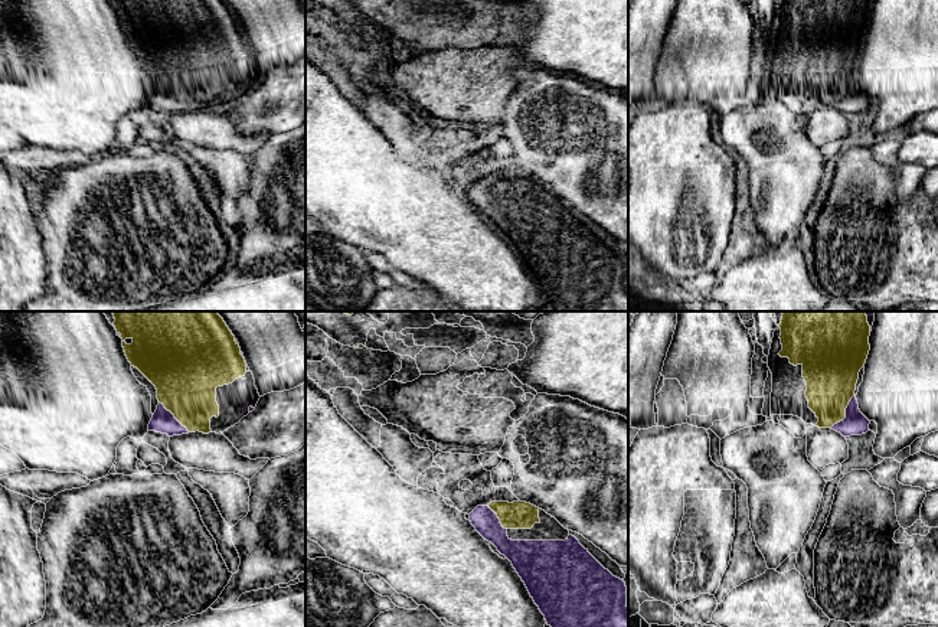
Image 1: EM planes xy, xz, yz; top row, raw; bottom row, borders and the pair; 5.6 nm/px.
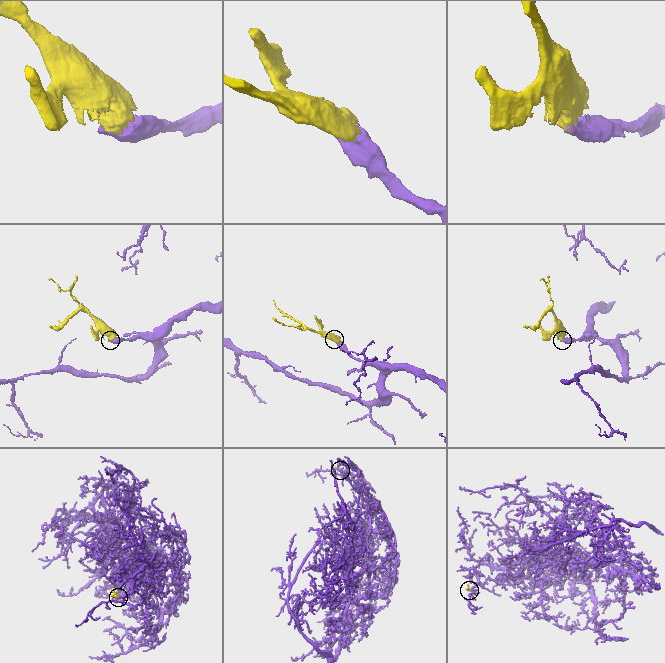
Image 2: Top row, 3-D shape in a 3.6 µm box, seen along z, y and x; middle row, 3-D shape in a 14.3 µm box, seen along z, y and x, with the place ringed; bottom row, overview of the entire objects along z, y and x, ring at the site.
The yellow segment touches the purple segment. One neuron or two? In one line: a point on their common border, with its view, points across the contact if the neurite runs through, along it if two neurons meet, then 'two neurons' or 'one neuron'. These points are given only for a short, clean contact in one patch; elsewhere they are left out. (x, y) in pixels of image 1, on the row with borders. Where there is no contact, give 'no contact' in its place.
contact yz (845, 414); way yz (830, 372), (830, 397), (845, 414), (855, 423); one neuron

